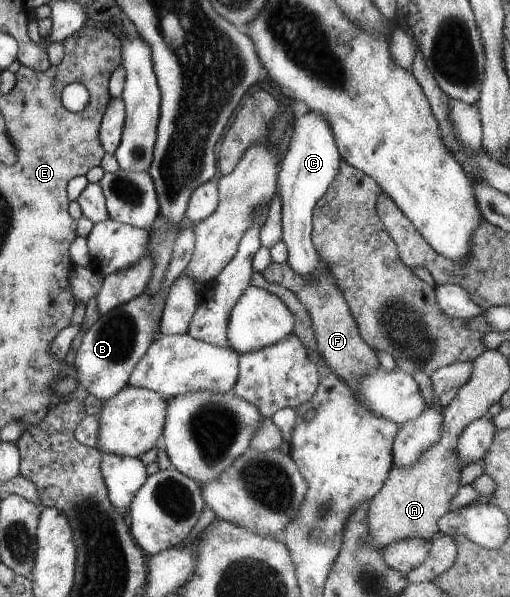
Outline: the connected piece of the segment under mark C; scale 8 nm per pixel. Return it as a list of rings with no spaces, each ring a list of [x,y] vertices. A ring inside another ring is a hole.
[[[307,111],[292,121],[291,140],[278,164],[275,190],[281,198],[279,206],[282,224],[281,240],[287,249],[287,258],[284,263],[299,276],[307,276],[307,274],[313,274],[322,265],[310,239],[312,210],[317,200],[328,189],[333,178],[337,176],[341,156],[335,146],[329,124],[325,122],[320,111],[317,114]]]

